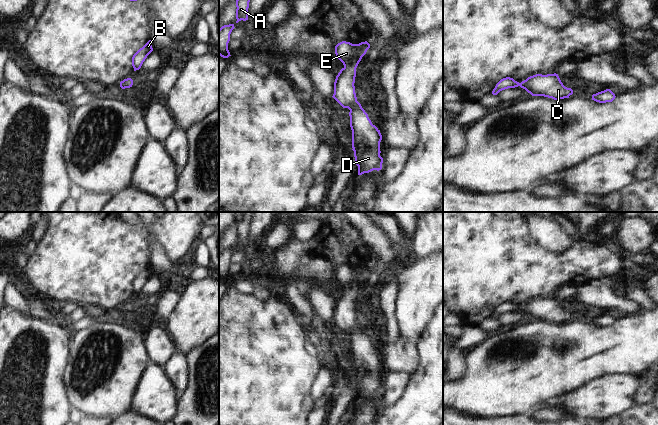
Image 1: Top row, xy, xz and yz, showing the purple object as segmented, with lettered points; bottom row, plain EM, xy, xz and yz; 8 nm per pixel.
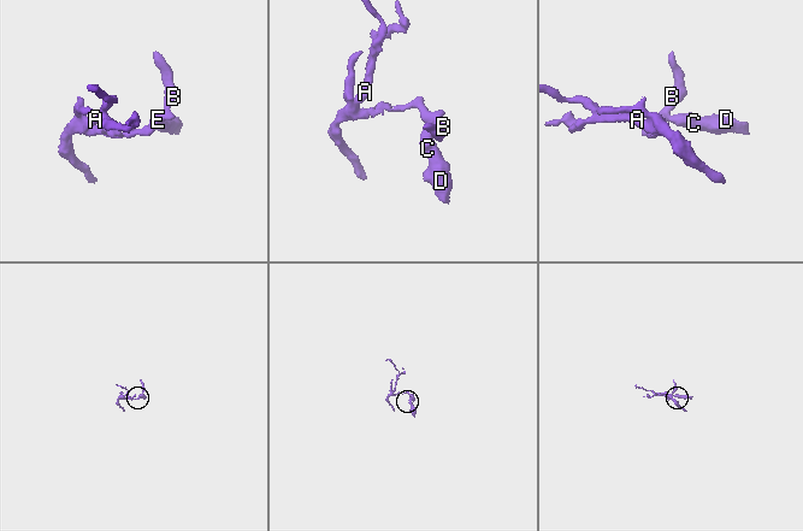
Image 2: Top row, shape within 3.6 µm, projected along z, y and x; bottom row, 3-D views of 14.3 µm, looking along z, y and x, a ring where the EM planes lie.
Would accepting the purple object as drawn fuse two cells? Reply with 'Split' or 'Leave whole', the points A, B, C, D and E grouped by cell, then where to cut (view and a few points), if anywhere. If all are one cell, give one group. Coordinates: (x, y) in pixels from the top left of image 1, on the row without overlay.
Leave whole. Groups: A B C D E. No split.

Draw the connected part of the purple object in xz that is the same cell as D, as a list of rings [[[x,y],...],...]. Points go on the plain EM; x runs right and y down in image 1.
[[[342,265],[335,270],[335,278],[344,291],[336,300],[333,322],[350,334],[350,351],[352,354],[352,374],[358,399],[381,394],[383,382],[380,380],[380,354],[372,348],[368,338],[357,325],[355,317],[356,292],[362,281],[370,272],[365,265],[359,268]]]

